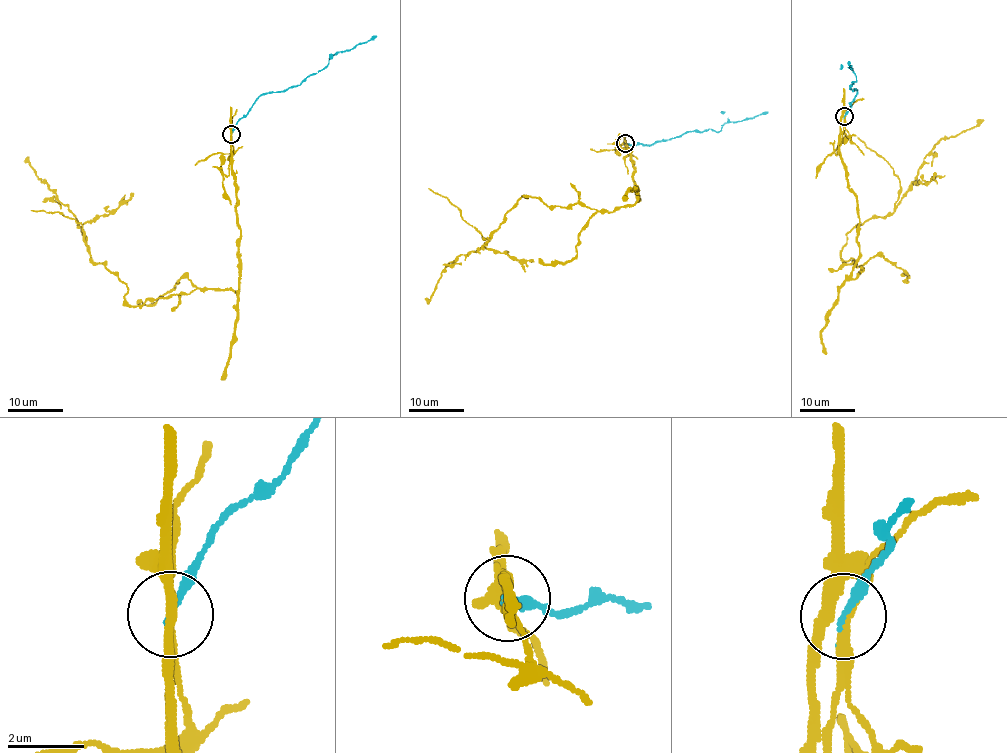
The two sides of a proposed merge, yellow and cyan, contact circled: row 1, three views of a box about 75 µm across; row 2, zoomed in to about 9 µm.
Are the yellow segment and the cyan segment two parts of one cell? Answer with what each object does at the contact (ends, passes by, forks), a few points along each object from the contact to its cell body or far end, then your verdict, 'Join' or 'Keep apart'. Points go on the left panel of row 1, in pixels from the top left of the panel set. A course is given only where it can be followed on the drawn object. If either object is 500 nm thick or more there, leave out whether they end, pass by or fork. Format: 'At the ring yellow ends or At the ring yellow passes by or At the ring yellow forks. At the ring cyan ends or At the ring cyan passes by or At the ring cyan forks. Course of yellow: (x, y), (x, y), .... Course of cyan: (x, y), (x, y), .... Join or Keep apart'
At the ring yellow passes by. At the ring cyan ends. Course of yellow: (231, 135), (239, 290), (197, 288), (132, 306), (125, 284), (93, 261), (76, 217), (26, 157). Course of cyan: (231, 134), (260, 96), (299, 85), (325, 67), (335, 54), (376, 35). Keep apart

